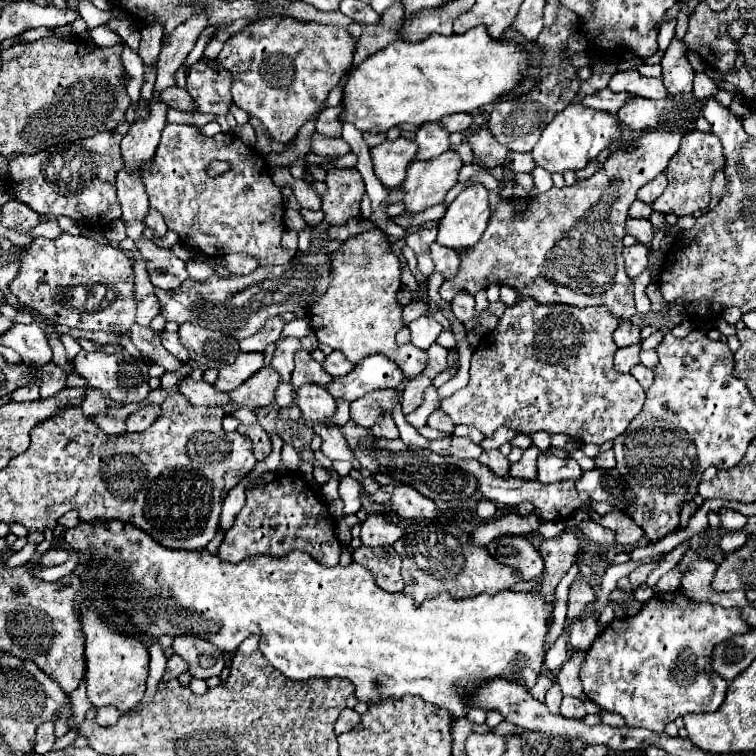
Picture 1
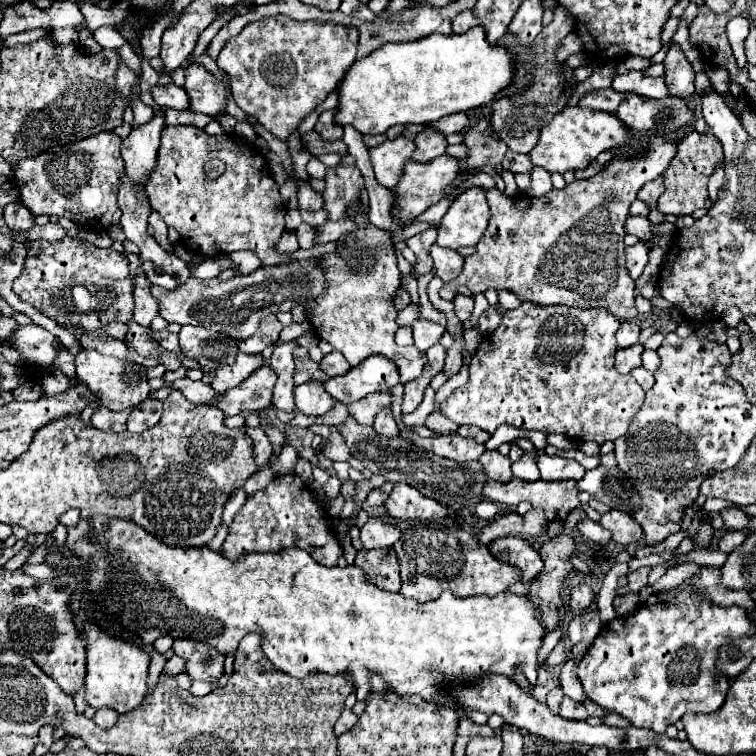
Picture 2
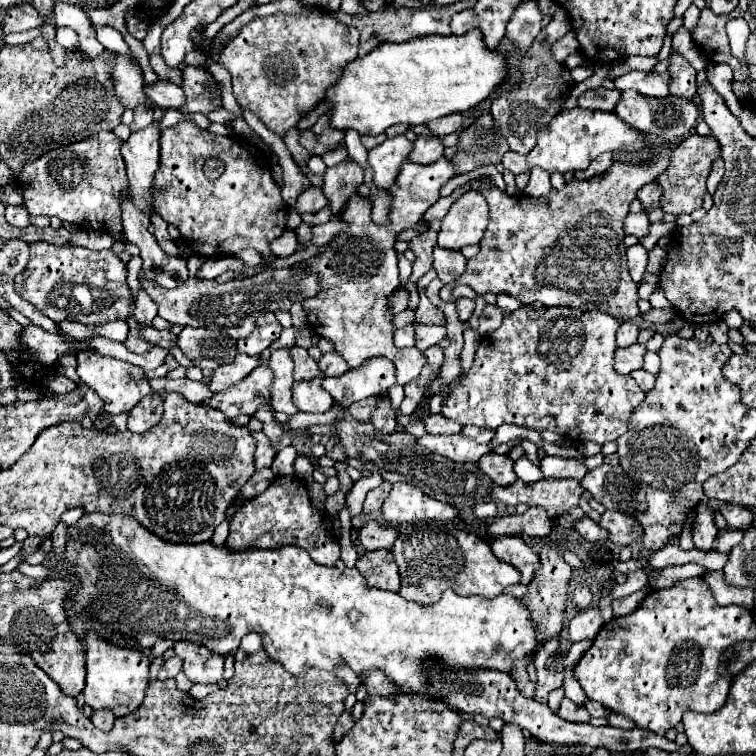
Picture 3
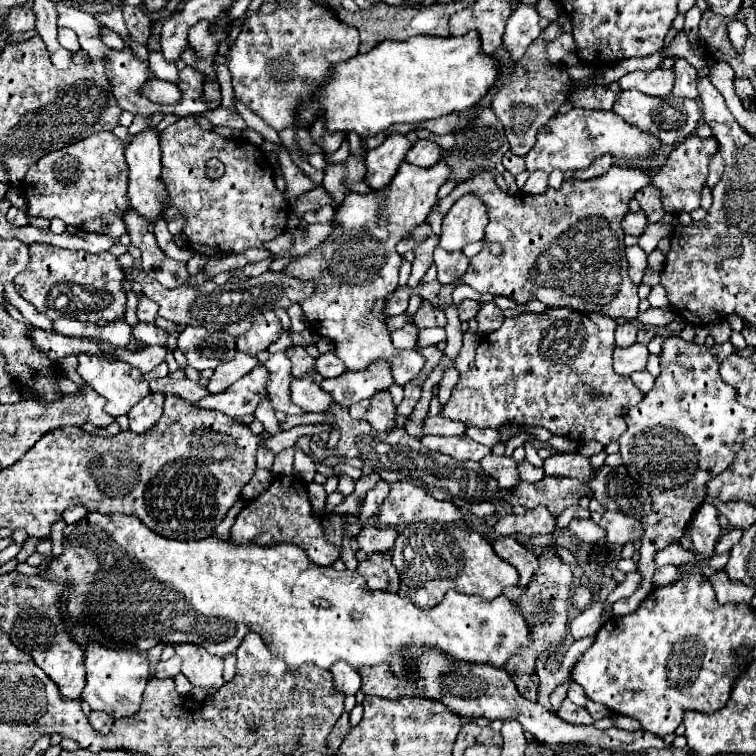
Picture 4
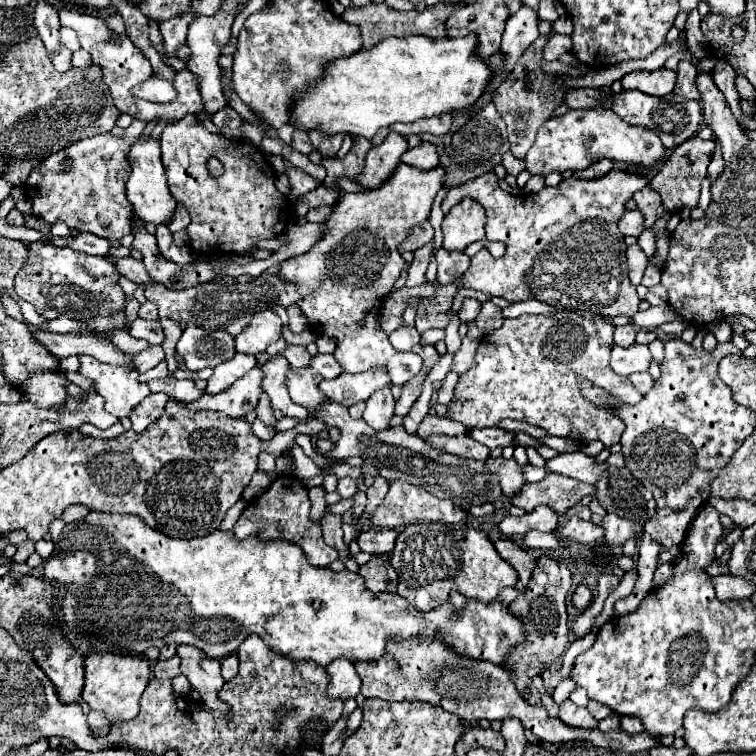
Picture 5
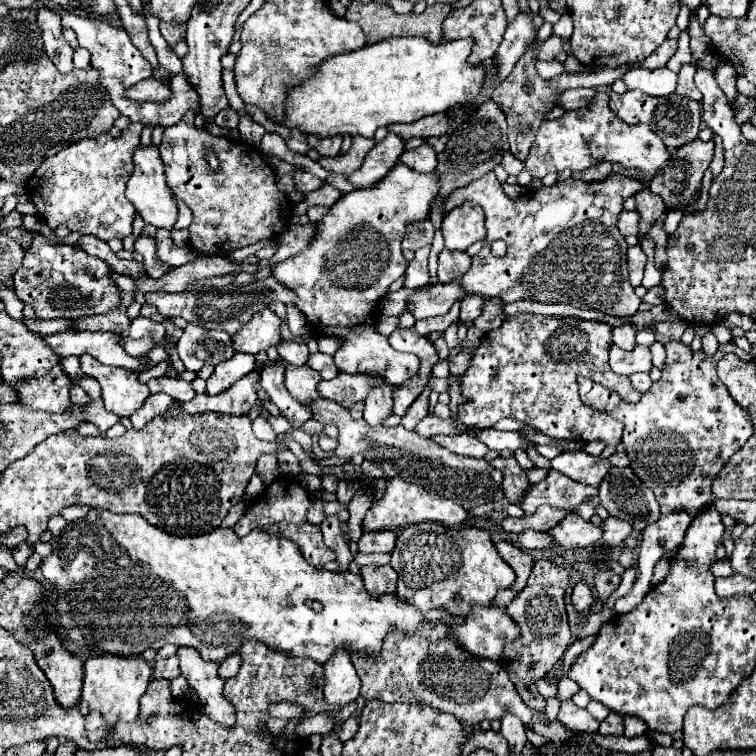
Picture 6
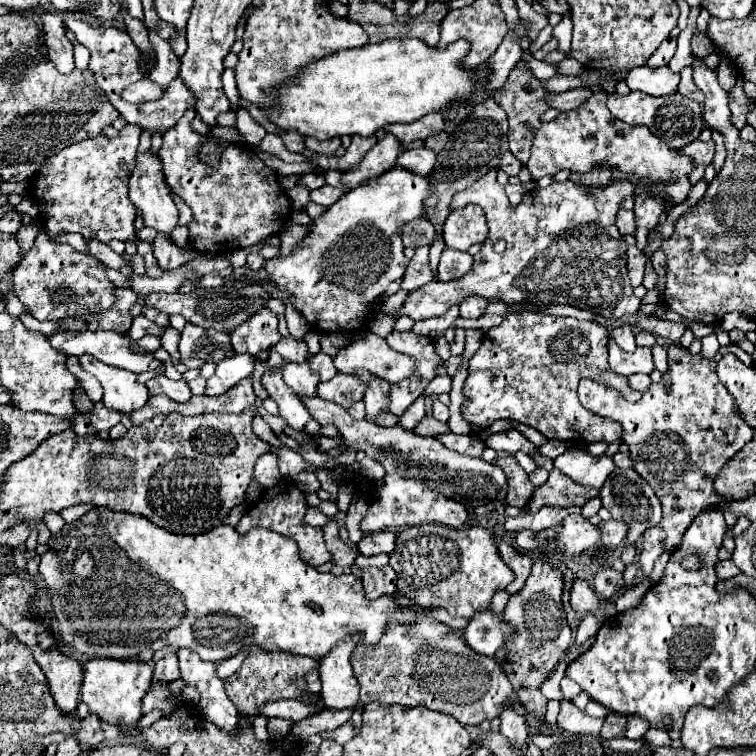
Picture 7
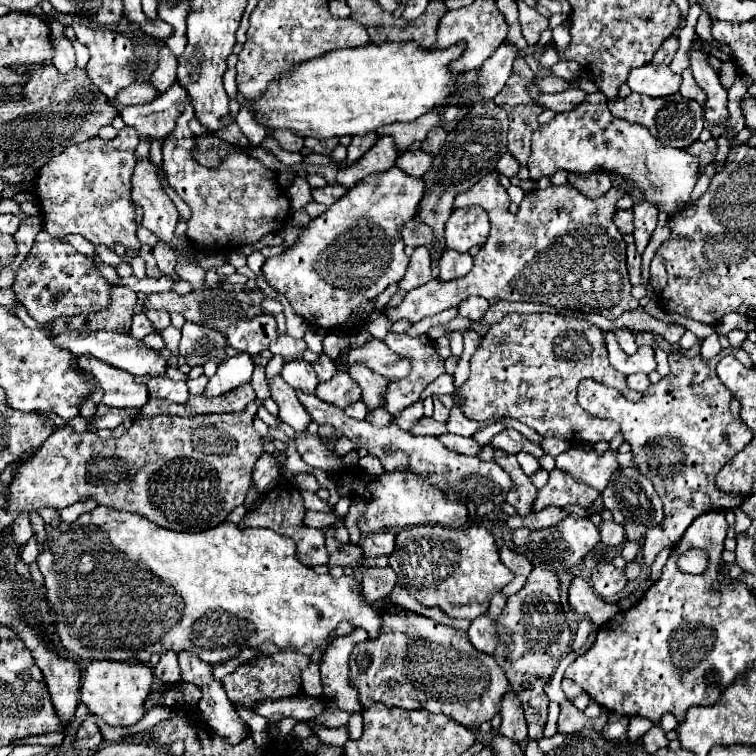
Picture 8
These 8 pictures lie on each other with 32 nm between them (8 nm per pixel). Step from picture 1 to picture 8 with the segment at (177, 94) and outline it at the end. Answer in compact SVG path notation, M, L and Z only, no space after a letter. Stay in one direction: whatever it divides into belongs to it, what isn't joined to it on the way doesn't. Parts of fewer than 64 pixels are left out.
M134 82L130 84L128 88L120 90L116 94L116 98L108 104L116 106L116 104L122 104L122 106L130 106L130 104L146 104L150 102L152 98L156 96L156 90L152 88L152 84L144 84L144 82Z

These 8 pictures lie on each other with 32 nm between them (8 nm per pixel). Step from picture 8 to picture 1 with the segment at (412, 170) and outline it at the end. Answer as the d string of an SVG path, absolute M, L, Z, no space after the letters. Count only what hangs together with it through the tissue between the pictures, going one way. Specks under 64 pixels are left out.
M440 124L420 126L420 130L416 132L416 144L418 144L416 160L436 158L450 148L448 132L444 132L444 128L440 128Z

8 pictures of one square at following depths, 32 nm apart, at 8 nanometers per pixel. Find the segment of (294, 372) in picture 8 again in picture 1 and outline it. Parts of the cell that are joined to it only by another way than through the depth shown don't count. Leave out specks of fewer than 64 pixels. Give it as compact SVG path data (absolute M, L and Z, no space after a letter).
M304 384L296 390L296 404L308 422L324 422L336 410L336 400L320 384Z

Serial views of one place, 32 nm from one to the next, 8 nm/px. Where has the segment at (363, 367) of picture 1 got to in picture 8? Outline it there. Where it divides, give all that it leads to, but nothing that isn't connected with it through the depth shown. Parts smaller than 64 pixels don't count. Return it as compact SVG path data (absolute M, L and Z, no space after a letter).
M338 372L336 376L332 376L332 380L318 384L314 394L328 404L346 408L348 404L360 400L360 386L346 372Z

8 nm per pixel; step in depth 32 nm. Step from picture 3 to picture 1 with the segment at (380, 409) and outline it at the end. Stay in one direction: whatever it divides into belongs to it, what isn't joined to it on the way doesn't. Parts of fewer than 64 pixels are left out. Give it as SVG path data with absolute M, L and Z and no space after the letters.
M384 414L382 418L376 420L376 428L372 428L372 432L376 438L398 438L398 428L396 428L392 416L388 416L388 414Z

